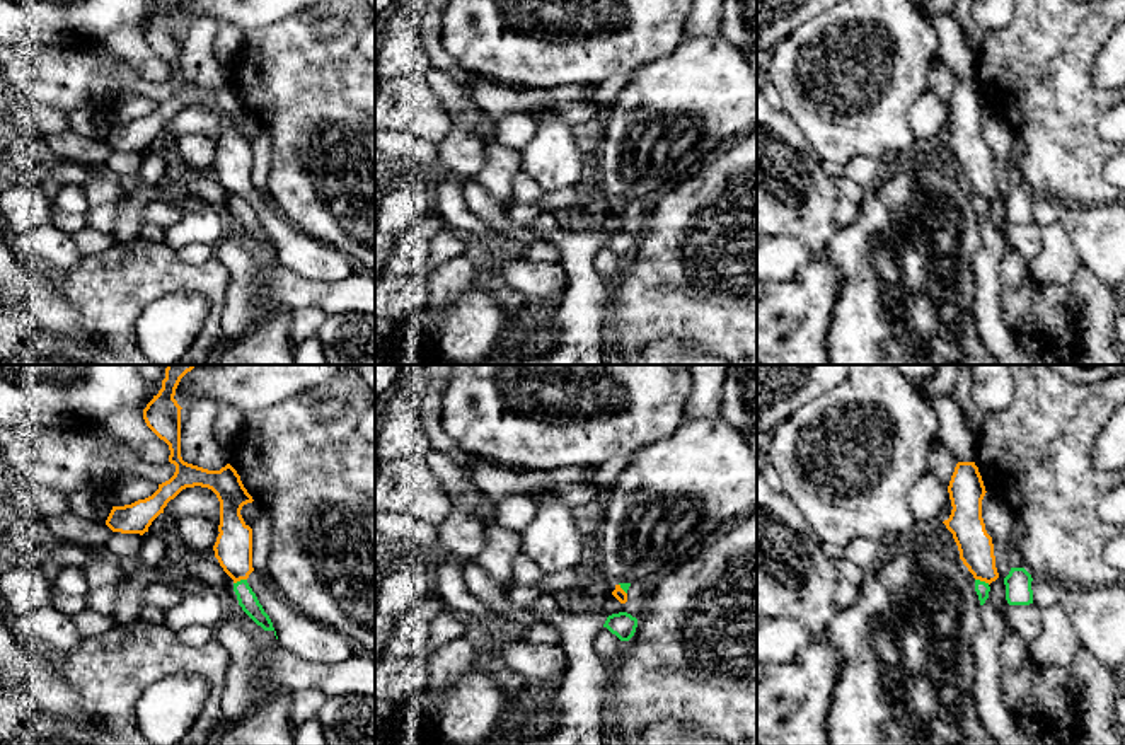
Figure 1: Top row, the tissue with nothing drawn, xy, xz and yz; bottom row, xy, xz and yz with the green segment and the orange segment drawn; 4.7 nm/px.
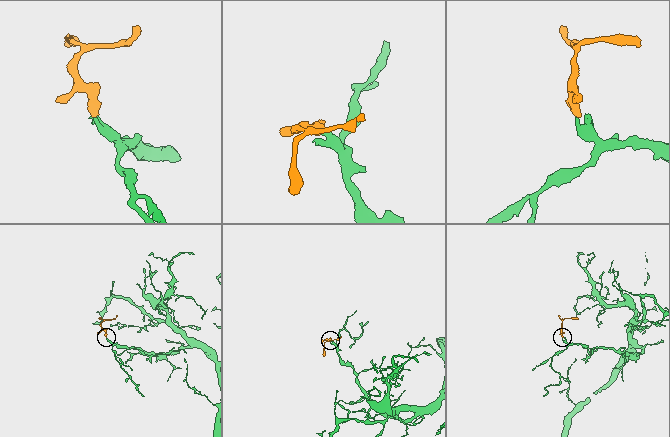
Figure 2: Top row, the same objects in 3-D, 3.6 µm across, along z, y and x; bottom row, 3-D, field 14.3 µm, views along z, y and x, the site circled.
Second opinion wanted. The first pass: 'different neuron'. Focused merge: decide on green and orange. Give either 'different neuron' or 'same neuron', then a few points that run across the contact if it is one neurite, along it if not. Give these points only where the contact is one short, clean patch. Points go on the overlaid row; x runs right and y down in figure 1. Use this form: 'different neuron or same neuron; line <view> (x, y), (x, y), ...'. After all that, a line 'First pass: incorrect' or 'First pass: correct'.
different neuron; line yz (975, 578), (989, 583)
First pass: correct

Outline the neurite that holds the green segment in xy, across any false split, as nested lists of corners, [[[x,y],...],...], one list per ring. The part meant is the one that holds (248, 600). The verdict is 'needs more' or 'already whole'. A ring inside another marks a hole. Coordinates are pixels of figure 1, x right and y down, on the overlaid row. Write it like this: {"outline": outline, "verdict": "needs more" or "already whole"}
{"outline": [[[240,580],[234,583],[234,592],[237,595],[239,605],[242,610],[264,631],[274,631],[269,615],[264,612],[262,605],[259,604],[256,593],[249,586],[247,580]]], "verdict": "already whole"}

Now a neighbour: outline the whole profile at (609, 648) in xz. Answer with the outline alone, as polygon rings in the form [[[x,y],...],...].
[[[602,626],[593,636],[591,644],[598,660],[605,665],[609,673],[612,673],[622,661],[624,641]]]

